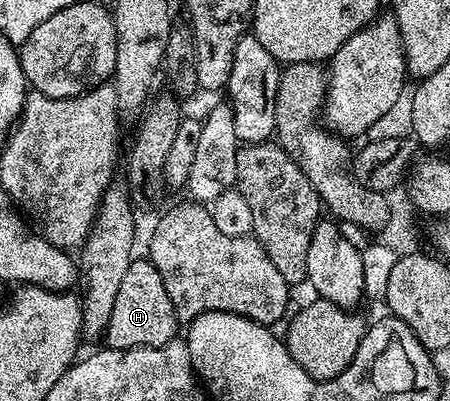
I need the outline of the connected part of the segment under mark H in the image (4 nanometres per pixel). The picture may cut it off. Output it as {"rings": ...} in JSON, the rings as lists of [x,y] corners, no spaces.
{"rings":[[[148,257],[134,258],[119,285],[115,306],[111,309],[111,319],[103,336],[104,346],[110,351],[126,351],[136,347],[162,347],[172,339],[178,338],[177,330],[179,330],[177,314],[171,305],[171,297],[167,297],[163,277],[159,277],[159,269],[155,269],[155,265]]]}

